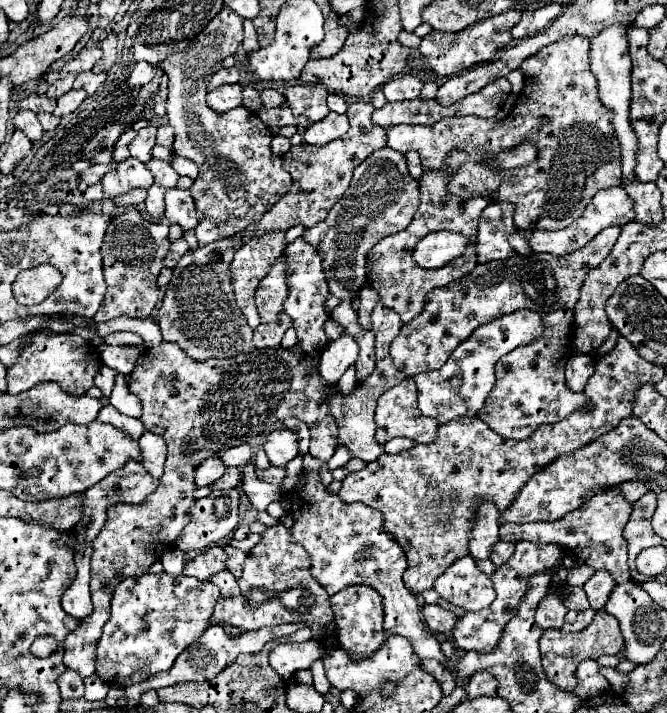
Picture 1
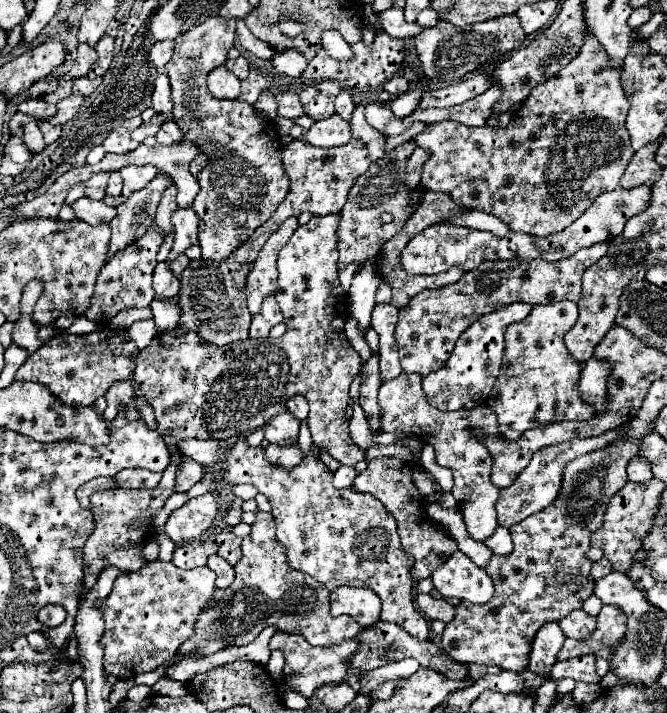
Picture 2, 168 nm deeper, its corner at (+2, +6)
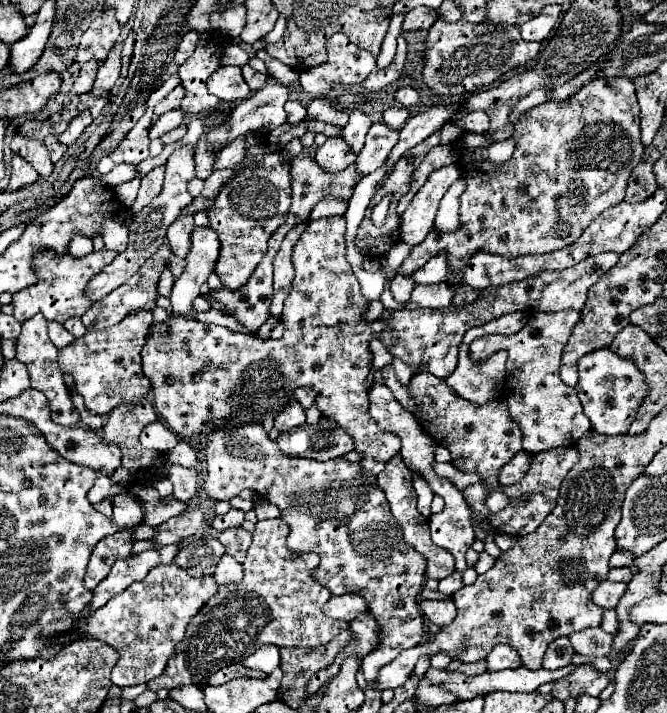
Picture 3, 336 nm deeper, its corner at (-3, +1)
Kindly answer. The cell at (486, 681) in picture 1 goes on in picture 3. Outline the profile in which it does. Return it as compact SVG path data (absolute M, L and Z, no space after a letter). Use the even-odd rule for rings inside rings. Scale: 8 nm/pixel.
M496 645L492 653L486 657L488 669L486 671L502 671L502 669L518 669L522 667L522 661L514 649L508 645Z

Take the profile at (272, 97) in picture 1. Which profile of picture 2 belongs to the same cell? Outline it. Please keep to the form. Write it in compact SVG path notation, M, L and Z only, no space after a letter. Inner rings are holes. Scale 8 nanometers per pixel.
M281 92L277 94L277 102L279 102L279 116L297 120L299 116L305 116L305 110L299 102L299 96L295 92Z

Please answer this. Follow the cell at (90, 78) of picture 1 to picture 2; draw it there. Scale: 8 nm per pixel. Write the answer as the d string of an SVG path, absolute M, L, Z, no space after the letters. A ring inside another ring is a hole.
M77 78L75 82L73 82L73 92L79 92L79 94L83 94L83 96L89 96L95 88L99 86L99 80L89 80L89 78Z

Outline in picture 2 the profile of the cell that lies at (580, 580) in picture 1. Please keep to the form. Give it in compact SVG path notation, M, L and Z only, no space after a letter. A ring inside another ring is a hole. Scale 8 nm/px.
M601 558L601 560L593 562L593 570L591 570L591 574L593 574L595 580L599 580L599 578L607 576L611 570L613 570L613 568L611 568L611 562L609 562L607 558Z

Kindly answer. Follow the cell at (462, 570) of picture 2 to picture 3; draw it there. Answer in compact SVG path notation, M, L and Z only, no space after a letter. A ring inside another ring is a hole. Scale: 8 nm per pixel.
M454 571L452 575L448 575L448 577L444 577L444 579L440 581L438 591L450 597L450 595L454 595L458 589L462 589L462 587L464 587L464 583L462 583L462 573Z

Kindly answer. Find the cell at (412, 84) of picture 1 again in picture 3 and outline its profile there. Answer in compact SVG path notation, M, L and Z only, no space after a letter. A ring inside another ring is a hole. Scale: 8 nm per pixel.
M400 87L396 93L394 93L394 99L402 105L402 107L410 107L410 105L416 105L418 103L418 91L414 87Z

